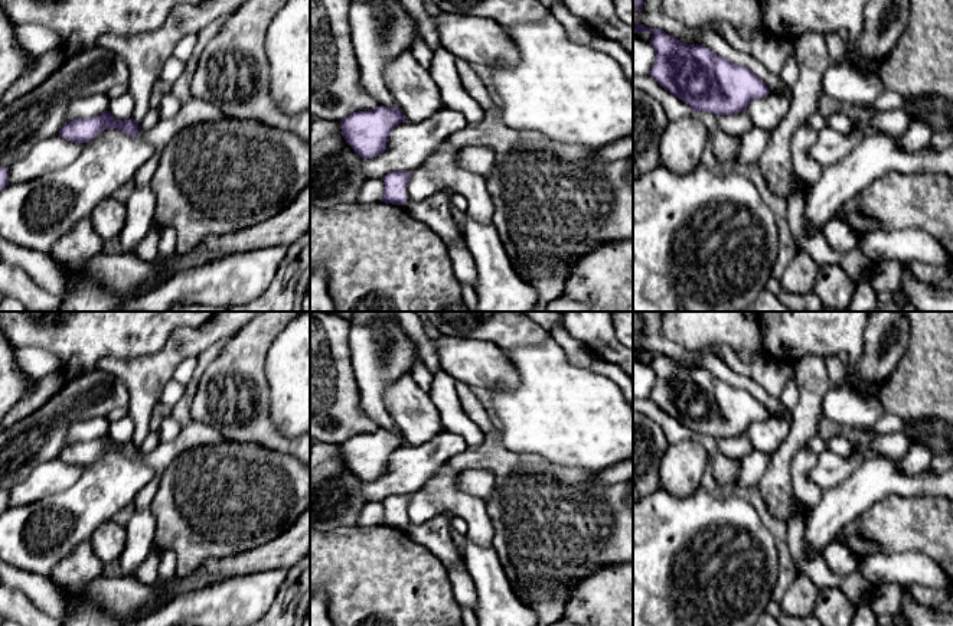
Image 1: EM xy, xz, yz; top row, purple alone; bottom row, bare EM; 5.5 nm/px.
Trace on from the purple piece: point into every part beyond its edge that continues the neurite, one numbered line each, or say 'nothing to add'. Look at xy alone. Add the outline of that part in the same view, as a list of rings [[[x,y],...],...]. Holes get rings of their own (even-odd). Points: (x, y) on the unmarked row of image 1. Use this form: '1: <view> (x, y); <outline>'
1: xy (193, 434); [[[192,420],[180,430],[174,440],[160,443],[153,451],[138,453],[138,460],[151,467],[153,479],[137,493],[133,501],[134,509],[146,509],[151,505],[164,470],[176,457],[190,449],[219,443],[234,441],[225,438],[210,426]]]

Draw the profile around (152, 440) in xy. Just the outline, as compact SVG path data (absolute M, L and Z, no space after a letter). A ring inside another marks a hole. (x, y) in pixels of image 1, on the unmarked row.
M150 431L146 438L137 444L138 453L153 451L160 444L160 437L157 431Z

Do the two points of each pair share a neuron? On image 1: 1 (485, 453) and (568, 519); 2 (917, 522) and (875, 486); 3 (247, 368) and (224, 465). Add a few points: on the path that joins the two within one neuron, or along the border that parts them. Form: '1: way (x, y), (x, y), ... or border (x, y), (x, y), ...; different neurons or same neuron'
1: way (505, 465), (548, 508); same neuron
2: border (922, 496), (884, 495), (858, 515); different neurons
3: border (242, 442), (245, 443); different neurons

